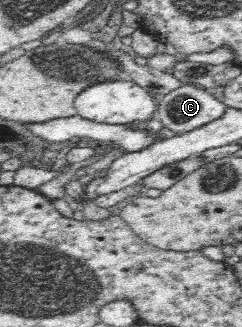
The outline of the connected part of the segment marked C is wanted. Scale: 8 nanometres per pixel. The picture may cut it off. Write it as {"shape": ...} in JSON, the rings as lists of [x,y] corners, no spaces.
{"shape":[[[183,85],[160,96],[157,103],[157,119],[177,135],[197,130],[225,111],[224,103],[217,101],[210,91],[193,85]]]}

